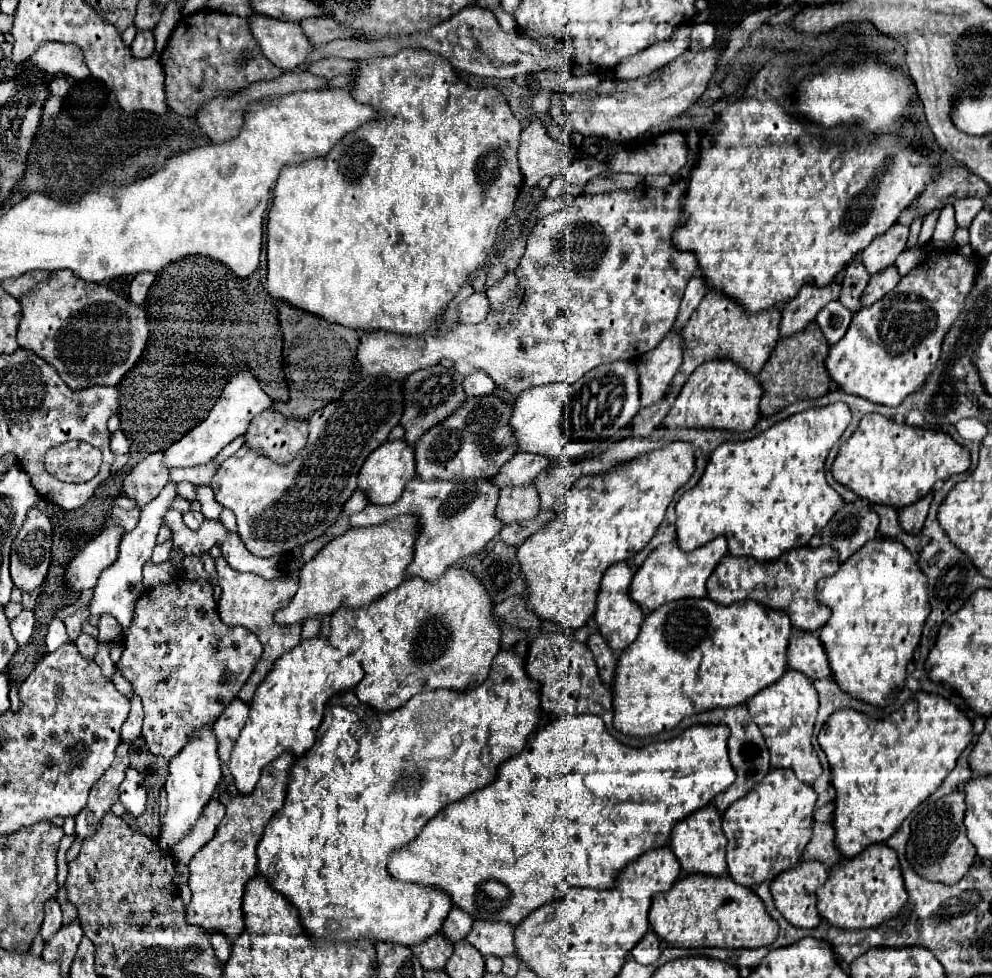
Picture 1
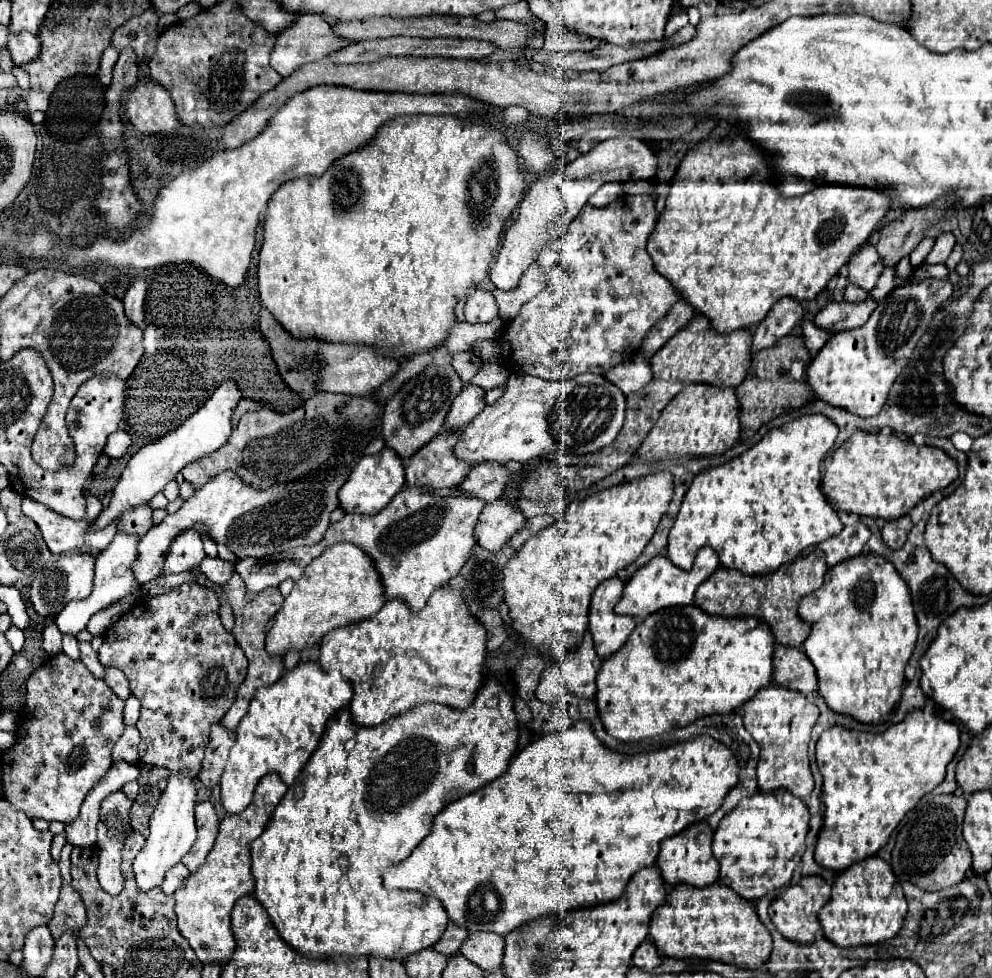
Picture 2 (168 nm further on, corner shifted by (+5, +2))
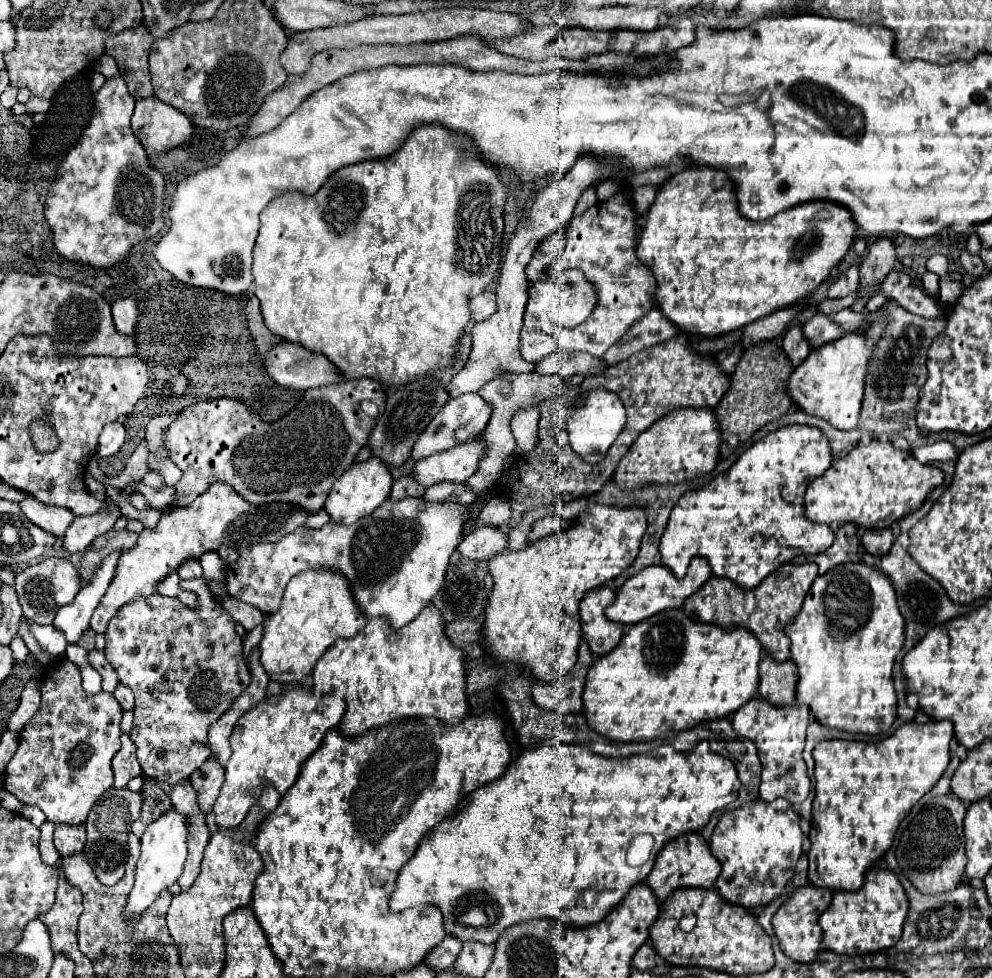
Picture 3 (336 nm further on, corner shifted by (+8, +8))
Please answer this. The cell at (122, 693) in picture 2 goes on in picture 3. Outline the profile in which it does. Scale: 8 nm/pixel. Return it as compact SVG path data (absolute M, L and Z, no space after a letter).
M118 686L116 692L114 692L114 696L116 696L116 700L120 702L122 710L132 710L132 708L134 708L134 696L132 696L132 692L128 692L124 686Z

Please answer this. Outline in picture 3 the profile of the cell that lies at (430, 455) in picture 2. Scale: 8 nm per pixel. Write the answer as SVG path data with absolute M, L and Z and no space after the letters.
M402 476L400 480L396 480L392 486L392 492L390 492L390 500L420 498L420 496L424 496L424 488L420 484L416 484L416 480L412 476Z

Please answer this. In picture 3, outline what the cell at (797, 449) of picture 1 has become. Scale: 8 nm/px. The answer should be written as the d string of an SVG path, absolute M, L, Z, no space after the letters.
M786 426L770 432L748 448L738 462L716 476L712 482L700 490L692 490L682 496L680 504L672 510L668 526L660 540L660 562L676 578L686 574L692 558L706 558L712 574L732 580L740 588L756 588L766 576L770 576L778 566L788 564L798 554L820 554L828 550L834 542L834 532L826 524L816 524L804 518L804 492L810 480L822 476L832 466L830 444L822 430L812 426Z

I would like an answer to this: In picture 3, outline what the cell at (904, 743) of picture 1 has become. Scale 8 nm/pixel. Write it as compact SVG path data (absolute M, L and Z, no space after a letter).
M908 722L896 730L894 736L880 742L846 742L846 740L824 740L816 746L816 796L812 806L812 830L808 850L808 882L816 888L828 890L856 890L864 884L864 872L872 868L892 846L894 834L912 810L912 806L930 792L950 762L950 740L954 736L952 722Z

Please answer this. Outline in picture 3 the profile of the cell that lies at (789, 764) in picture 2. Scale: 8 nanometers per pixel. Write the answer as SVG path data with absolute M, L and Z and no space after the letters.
M752 698L732 716L732 728L740 738L748 738L758 748L762 762L762 784L760 800L772 802L776 798L788 800L794 808L800 806L810 794L810 778L802 760L806 728L810 722L808 706L782 706L776 708L760 698Z

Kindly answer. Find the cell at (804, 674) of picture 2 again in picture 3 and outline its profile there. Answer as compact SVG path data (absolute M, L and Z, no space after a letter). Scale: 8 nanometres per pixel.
M764 656L760 662L758 696L772 706L788 706L796 694L796 666L792 660L776 662L772 656Z

